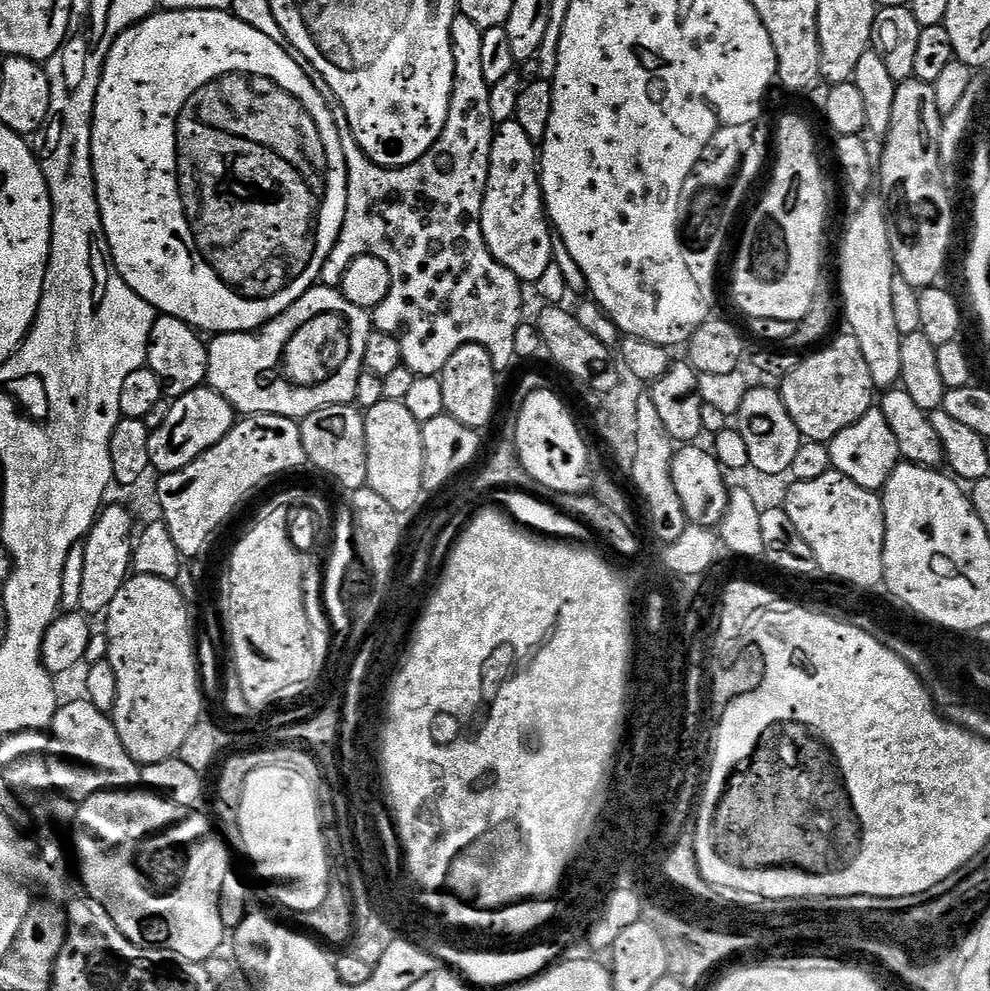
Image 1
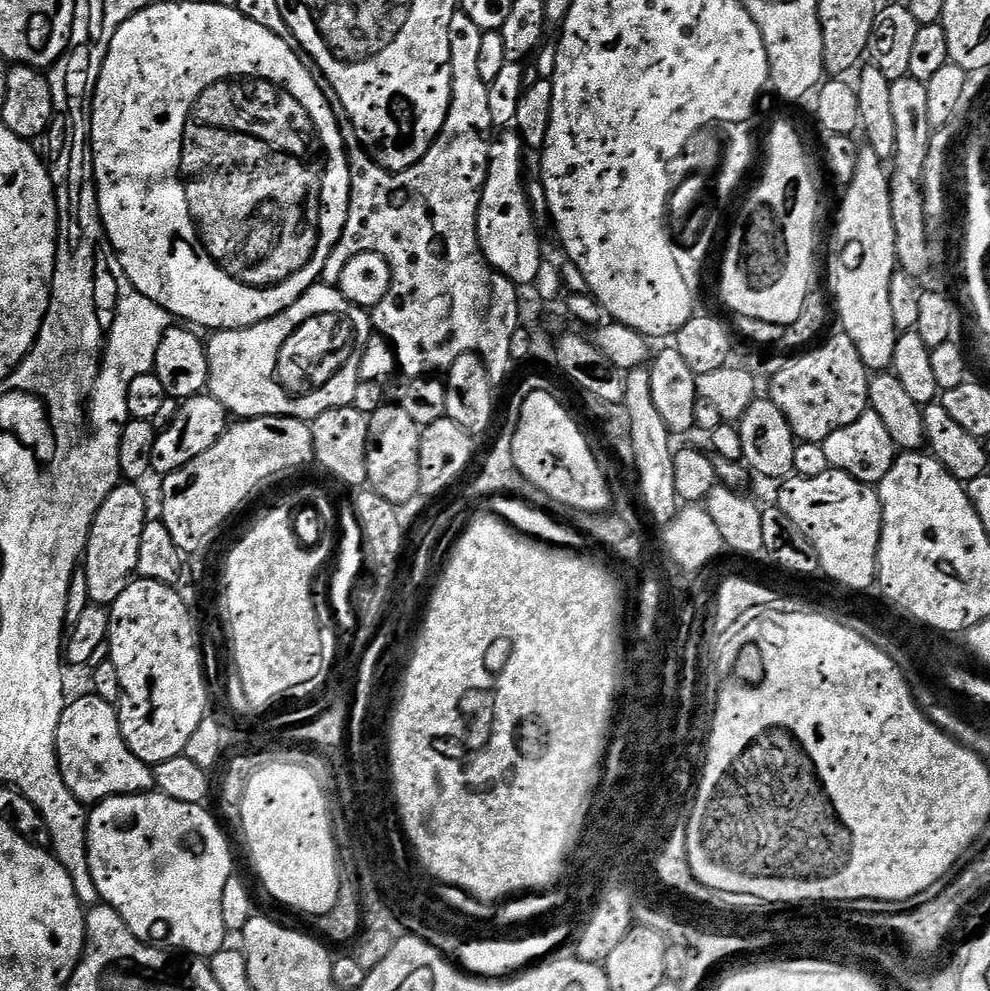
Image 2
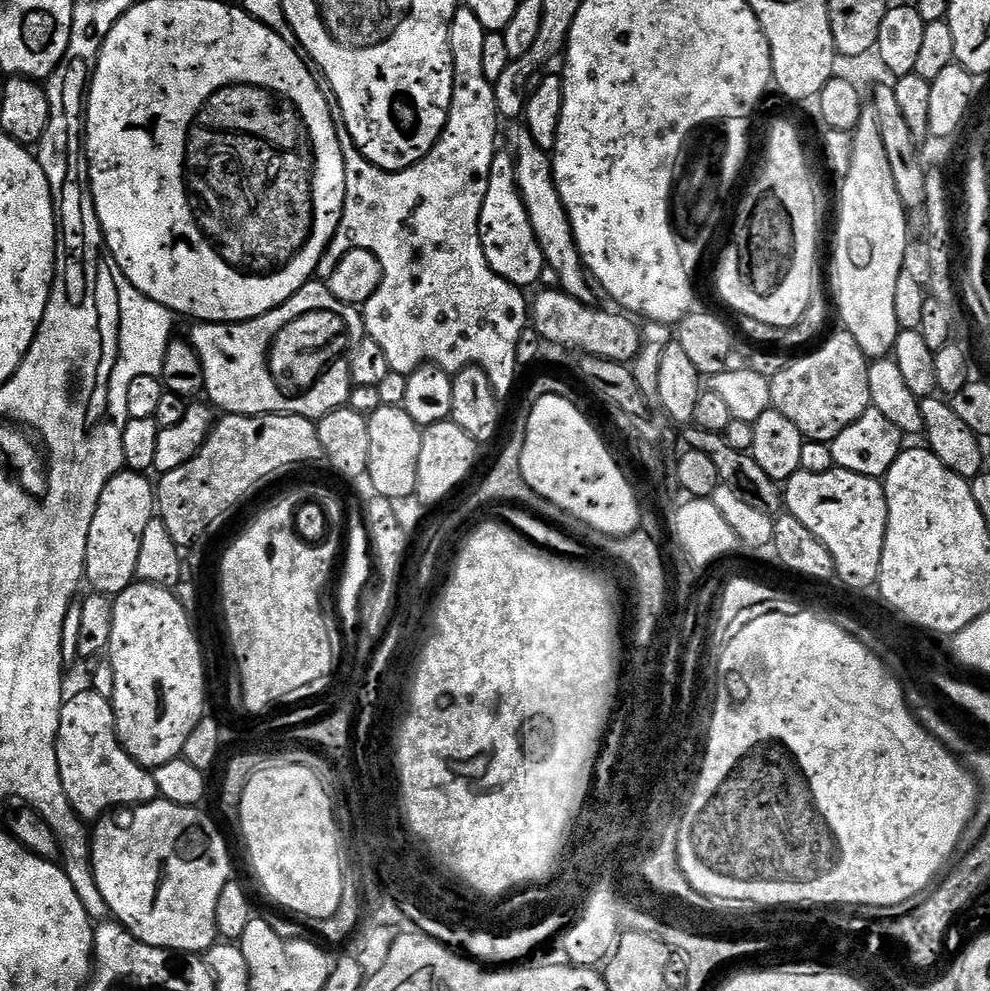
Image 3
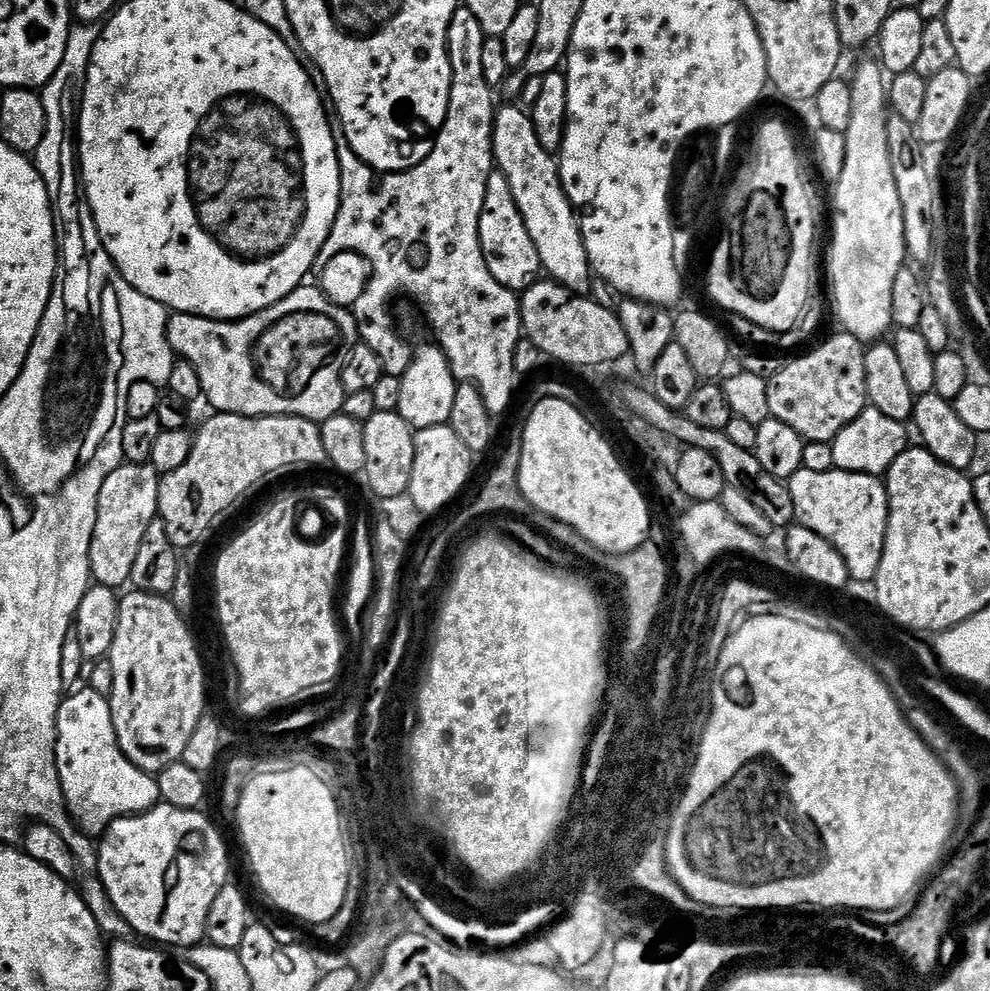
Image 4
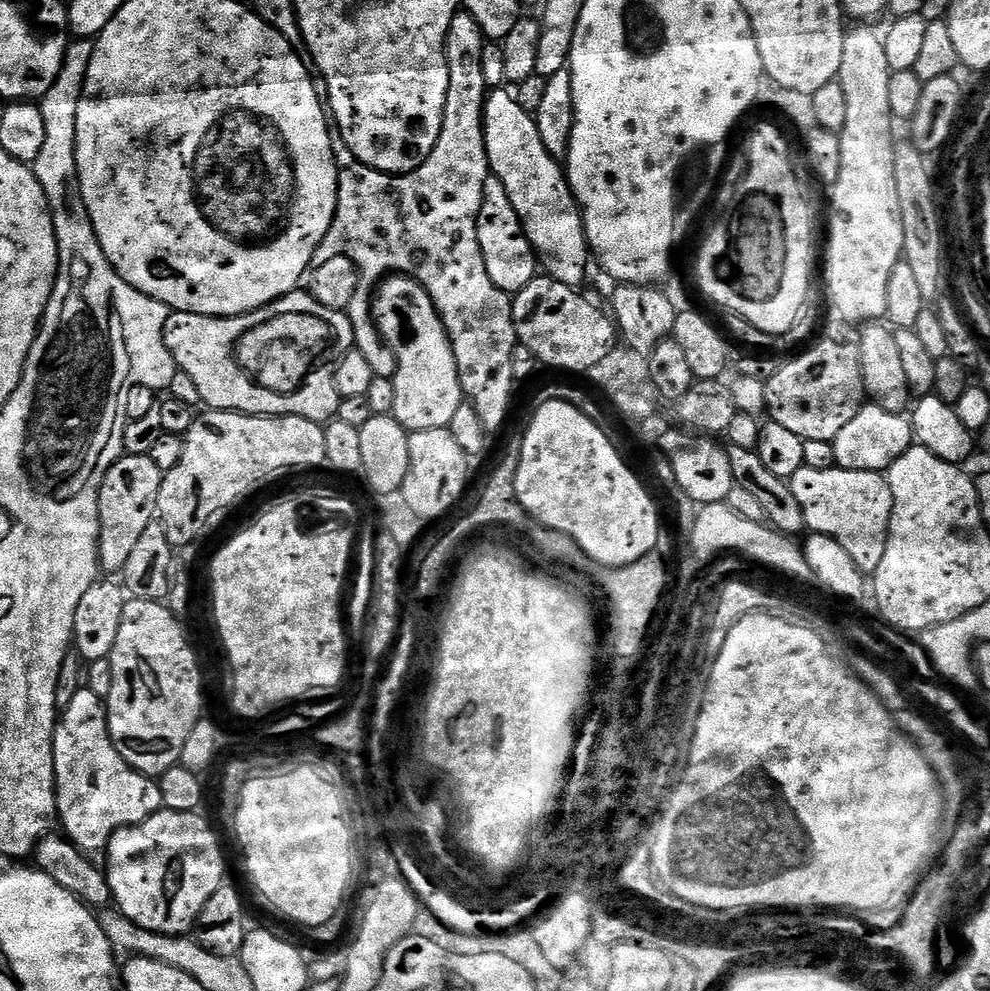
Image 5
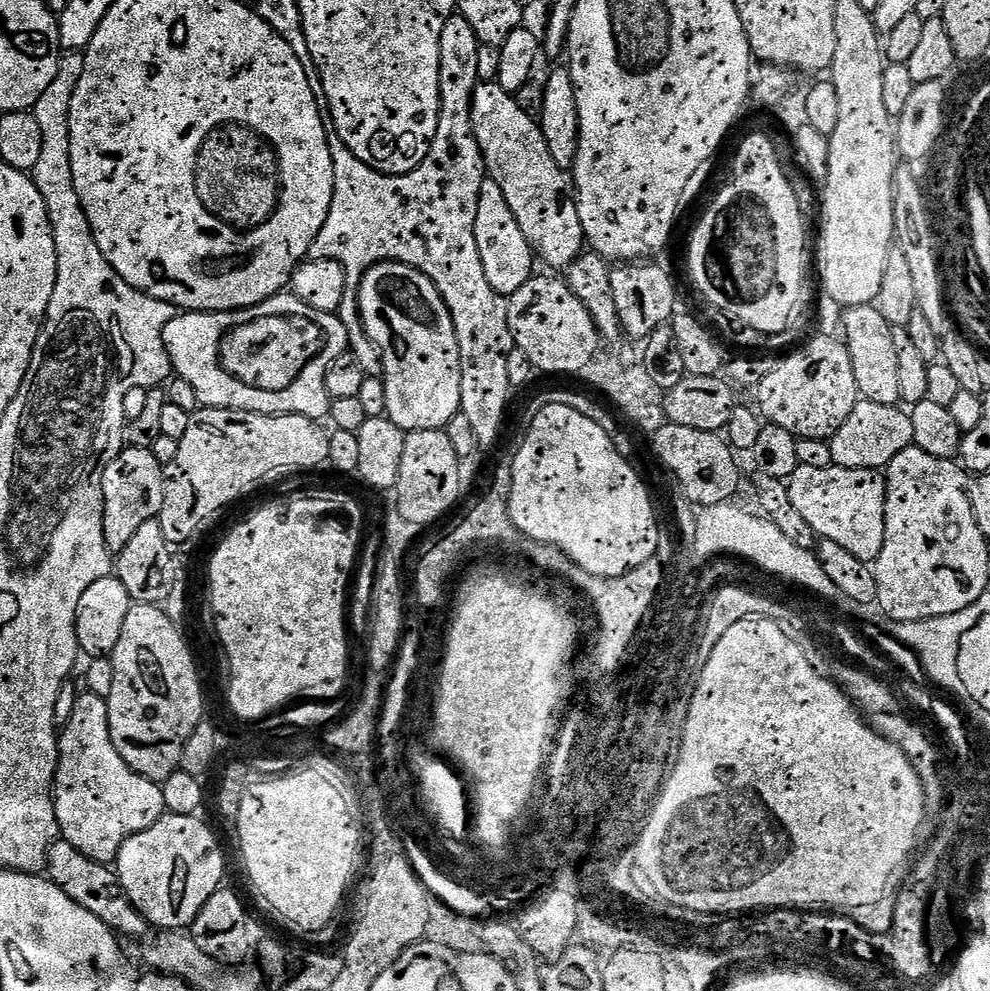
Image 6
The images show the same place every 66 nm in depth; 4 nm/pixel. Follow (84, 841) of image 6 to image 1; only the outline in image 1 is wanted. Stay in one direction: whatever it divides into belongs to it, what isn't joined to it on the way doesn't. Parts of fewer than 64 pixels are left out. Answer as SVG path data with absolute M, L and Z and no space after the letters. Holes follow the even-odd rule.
M87 698L79 699L61 703L52 719L46 759L53 789L73 802L99 792L135 789L141 783L141 765L122 746L116 723Z

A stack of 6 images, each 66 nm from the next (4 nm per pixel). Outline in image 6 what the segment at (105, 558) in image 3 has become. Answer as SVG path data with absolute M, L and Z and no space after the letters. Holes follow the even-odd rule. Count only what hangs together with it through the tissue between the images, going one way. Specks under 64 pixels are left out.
M125 447L104 465L104 533L108 551L119 554L147 520L155 520L164 501L165 465L160 464L151 448Z

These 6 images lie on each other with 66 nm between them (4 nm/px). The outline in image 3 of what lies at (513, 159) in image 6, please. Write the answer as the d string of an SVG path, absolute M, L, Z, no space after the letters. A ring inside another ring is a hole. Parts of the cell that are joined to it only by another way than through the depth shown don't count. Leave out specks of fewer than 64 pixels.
M523 126L509 128L512 129L508 132L509 146L507 147L514 153L518 190L522 194L522 202L526 206L530 226L534 226L534 238L538 238L538 246L544 255L544 263L550 272L560 279L559 287L569 296L573 296L575 300L583 304L595 305L597 293L586 275L584 263L580 261L580 251L574 242L574 230L570 226L570 218L562 206L558 186L552 177L552 157L537 146L534 138L530 138L527 128Z

